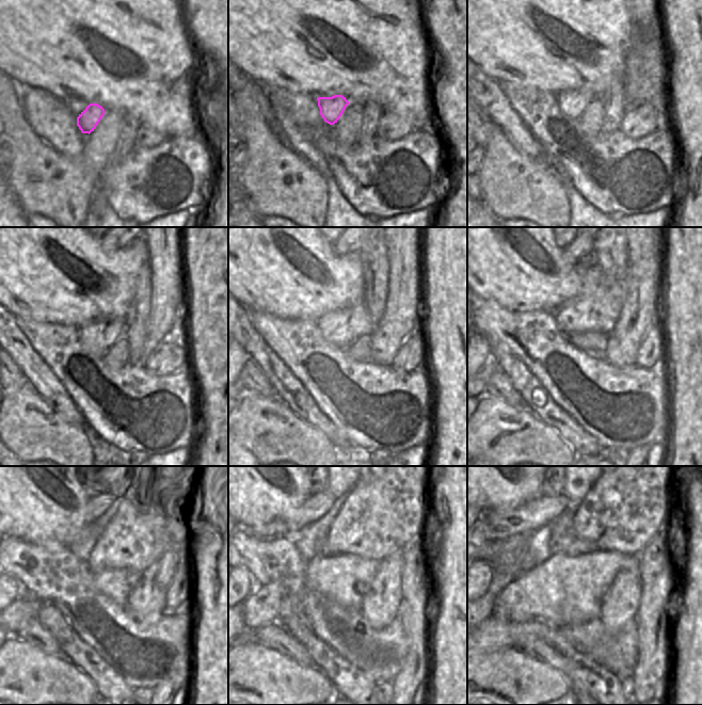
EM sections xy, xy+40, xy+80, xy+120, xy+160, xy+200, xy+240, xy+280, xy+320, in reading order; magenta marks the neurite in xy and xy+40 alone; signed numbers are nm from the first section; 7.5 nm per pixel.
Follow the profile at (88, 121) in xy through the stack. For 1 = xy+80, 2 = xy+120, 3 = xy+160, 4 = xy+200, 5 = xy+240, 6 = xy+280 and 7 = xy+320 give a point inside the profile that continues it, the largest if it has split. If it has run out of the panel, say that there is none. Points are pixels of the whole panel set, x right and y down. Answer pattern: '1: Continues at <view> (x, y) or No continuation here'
1: Continues at xy+80 (572, 103)
2: Continues at xy+120 (97, 336)
3: Continues at xy+160 (340, 327)
4: Continues at xy+200 (597, 306)
5: Continues at xy+240 (129, 532)
6: Continues at xy+280 (378, 518)
7: Continues at xy+320 (622, 512)

